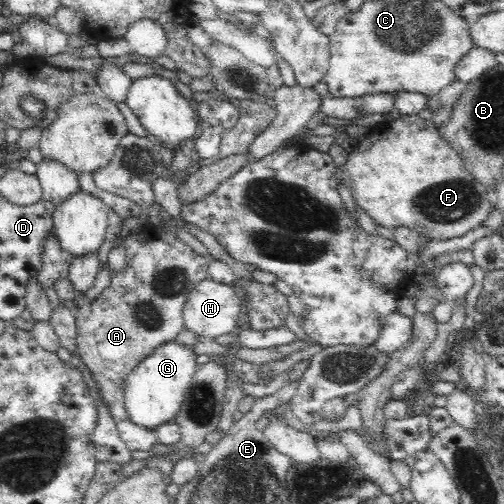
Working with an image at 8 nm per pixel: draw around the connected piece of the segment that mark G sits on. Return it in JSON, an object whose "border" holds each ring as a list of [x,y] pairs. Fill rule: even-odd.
{"border":[[[168,340],[130,371],[124,381],[123,392],[126,398],[126,411],[134,424],[154,431],[160,424],[174,419],[178,414],[185,390],[199,365],[193,347],[179,344],[176,340]]]}

